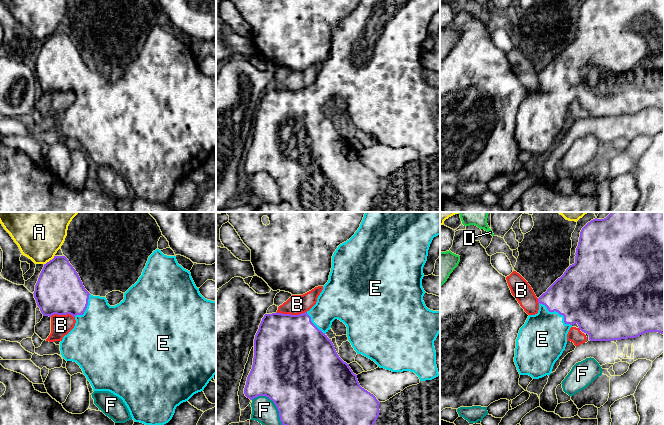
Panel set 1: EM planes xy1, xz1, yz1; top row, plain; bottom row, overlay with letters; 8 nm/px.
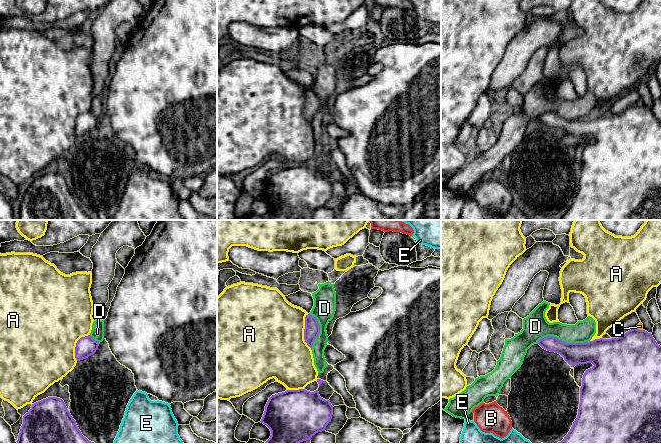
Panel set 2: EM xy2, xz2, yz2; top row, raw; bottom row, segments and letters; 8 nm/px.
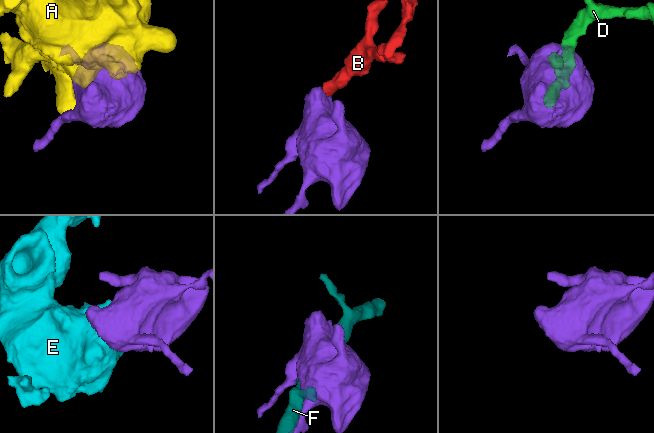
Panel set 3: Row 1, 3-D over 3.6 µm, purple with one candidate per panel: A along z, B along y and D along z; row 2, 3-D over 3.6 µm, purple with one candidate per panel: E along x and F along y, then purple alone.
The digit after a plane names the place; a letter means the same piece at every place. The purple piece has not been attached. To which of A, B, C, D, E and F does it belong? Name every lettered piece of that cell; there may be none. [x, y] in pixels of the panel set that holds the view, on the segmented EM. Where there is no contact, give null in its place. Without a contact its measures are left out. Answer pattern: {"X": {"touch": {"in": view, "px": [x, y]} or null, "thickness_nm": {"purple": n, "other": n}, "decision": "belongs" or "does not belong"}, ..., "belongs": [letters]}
{"A": {"touch": {"in": "xz2", "px": [304, 332]}, "thickness_nm": {"purple": 130, "other": 500}, "decision": "does not belong"}, "B": {"touch": {"in": "xz1", "px": [290, 314]}, "thickness_nm": {"purple": 500, "other": 160}, "decision": "does not belong"}, "C": {"touch": {"in": "yz2", "px": [638, 329]}, "thickness_nm": {"purple": 440, "other": 50}, "decision": "does not belong"}, "D": {"touch": {"in": "yz2", "px": [562, 341]}, "thickness_nm": {"purple": 180, "other": 200}, "decision": "does not belong"}, "E": {"touch": {"in": "yz1", "px": [557, 311]}, "thickness_nm": {"purple": 460, "other": 380}, "decision": "belongs"}, "F": {"touch": {"in": "xz1", "px": [273, 401]}, "thickness_nm": {"purple": 500, "other": 200}, "decision": "does not belong"}, "belongs": ["E"]}

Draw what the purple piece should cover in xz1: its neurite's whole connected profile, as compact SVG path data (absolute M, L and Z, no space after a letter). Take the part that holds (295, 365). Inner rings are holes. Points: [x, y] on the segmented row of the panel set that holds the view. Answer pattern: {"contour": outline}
{"contour": "M365 212L360 227L332 256L328 282L316 304L299 315L265 314L254 339L252 369L244 394L250 400L266 396L274 402L282 425L374 425L380 410L376 397L362 388L349 364L337 354L326 335L335 319L347 327L347 337L357 354L392 372L414 372L420 381L439 376L434 341L440 333L440 311L426 307L422 287L423 267L434 237L440 235L440 212Z"}

